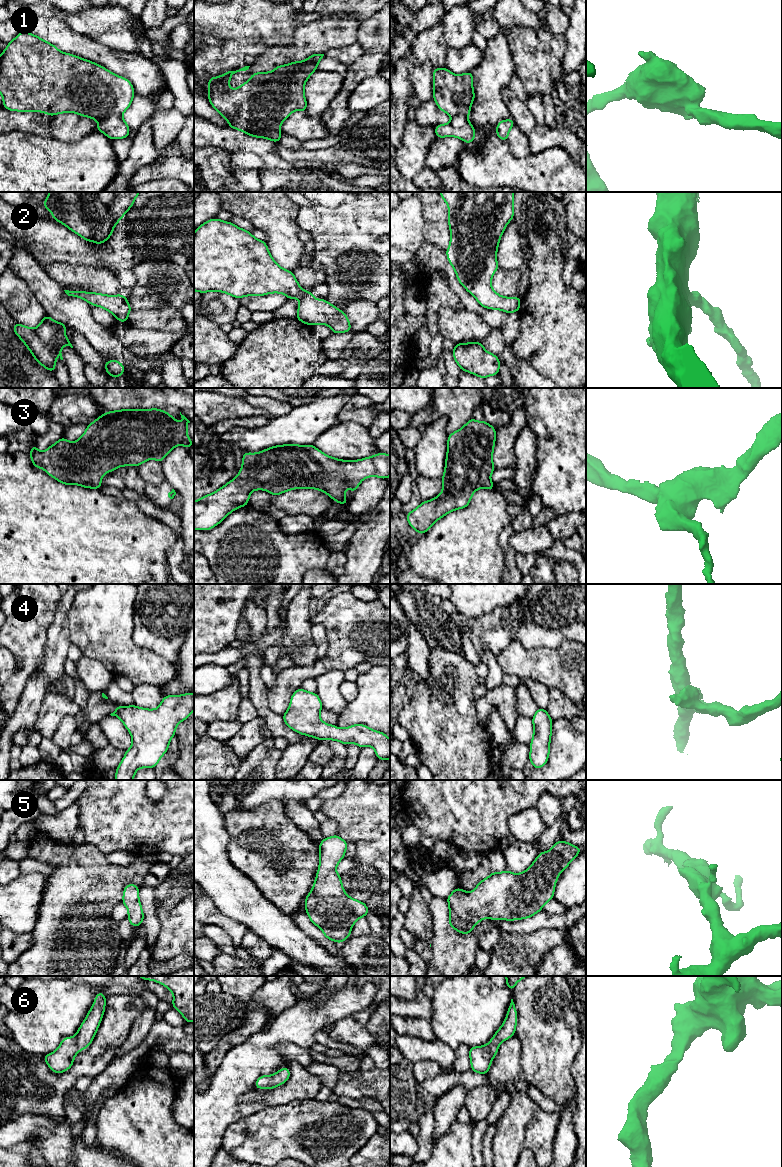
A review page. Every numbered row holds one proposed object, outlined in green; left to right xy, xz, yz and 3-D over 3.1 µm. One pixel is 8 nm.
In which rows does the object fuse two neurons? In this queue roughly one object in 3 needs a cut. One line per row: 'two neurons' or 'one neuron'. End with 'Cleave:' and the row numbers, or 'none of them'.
1: two neurons
2: one neuron
3: one neuron
4: one neuron
5: one neuron
6: one neuron
Cleave: 1

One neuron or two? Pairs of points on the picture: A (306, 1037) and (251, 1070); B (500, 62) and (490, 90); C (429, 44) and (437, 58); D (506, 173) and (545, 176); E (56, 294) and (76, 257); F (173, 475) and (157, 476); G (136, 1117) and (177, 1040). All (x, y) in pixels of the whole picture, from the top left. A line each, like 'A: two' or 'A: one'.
A: one
B: one
C: one
D: one
E: two
F: two
G: two

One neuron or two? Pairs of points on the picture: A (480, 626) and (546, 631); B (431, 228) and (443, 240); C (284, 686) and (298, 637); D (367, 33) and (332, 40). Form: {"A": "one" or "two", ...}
{"A": "one", "B": "one", "C": "two", "D": "two"}

